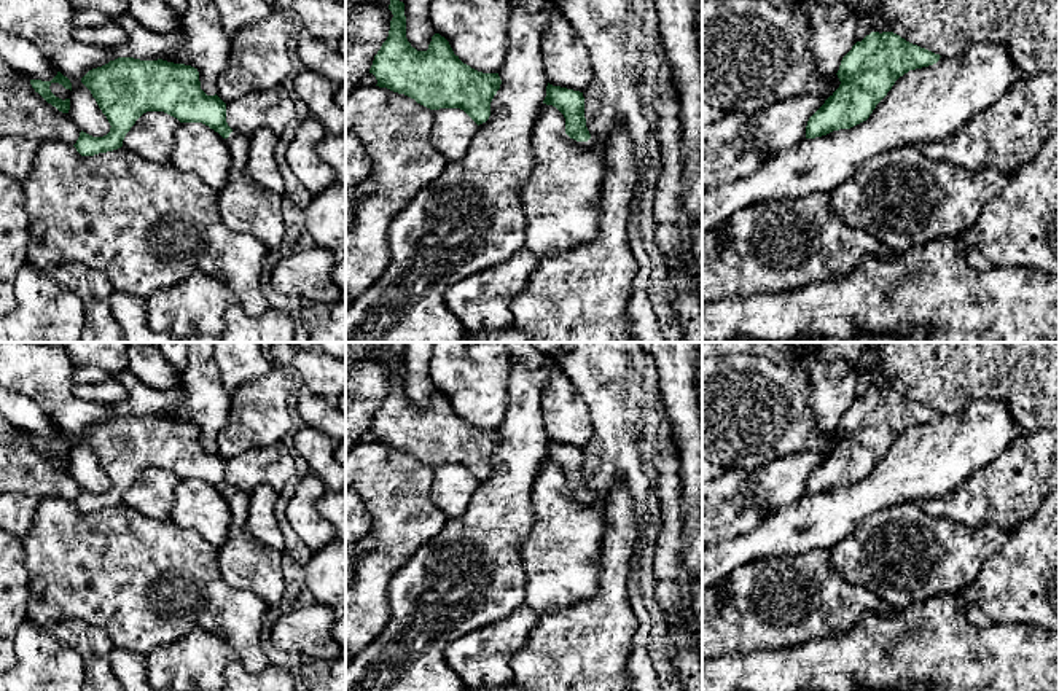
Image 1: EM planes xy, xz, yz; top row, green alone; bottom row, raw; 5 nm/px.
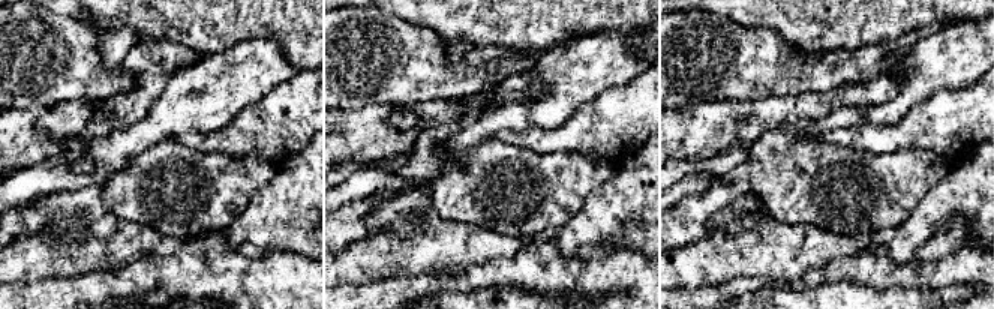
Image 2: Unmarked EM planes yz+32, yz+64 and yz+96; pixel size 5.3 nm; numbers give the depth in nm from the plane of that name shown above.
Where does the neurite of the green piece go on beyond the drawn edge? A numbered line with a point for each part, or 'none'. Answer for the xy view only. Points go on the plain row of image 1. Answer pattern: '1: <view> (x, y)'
1: xy (244, 562)

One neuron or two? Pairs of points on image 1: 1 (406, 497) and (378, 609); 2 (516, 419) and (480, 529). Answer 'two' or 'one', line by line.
1: one
2: one

